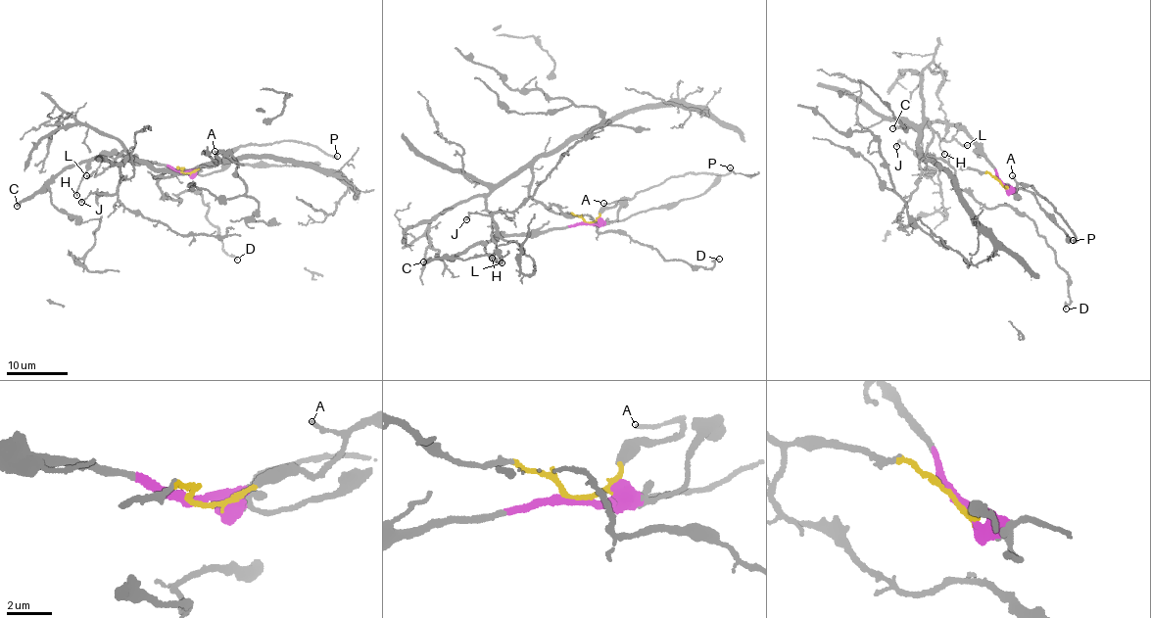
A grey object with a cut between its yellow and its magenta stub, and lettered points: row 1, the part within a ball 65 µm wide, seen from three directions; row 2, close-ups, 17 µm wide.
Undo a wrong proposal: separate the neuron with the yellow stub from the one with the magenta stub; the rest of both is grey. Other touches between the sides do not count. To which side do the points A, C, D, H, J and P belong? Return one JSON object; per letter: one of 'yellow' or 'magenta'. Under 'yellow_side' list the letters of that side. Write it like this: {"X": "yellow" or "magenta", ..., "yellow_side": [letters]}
{"A": "yellow", "C": "magenta", "D": "yellow", "H": "magenta", "J": "yellow", "P": "yellow", "yellow_side": ["A", "D", "J", "P"]}

